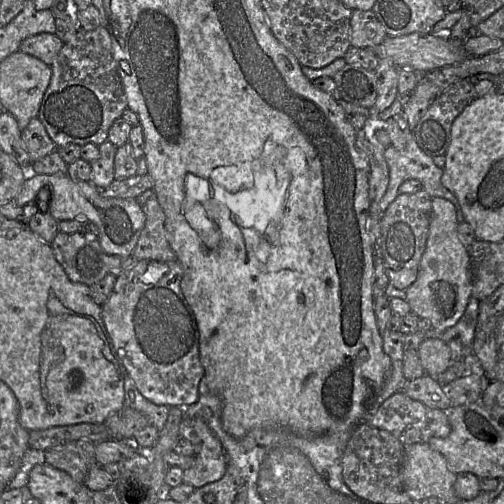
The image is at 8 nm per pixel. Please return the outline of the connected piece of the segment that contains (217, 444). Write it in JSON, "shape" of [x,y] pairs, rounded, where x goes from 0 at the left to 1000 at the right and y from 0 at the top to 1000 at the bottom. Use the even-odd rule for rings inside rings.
{"shape":[[[365,827],[355,845],[359,867],[377,875],[389,891],[385,903],[385,921],[363,938],[363,956],[381,962],[387,968],[433,954],[438,950],[450,929],[450,911],[438,875],[417,851],[399,827]]]}

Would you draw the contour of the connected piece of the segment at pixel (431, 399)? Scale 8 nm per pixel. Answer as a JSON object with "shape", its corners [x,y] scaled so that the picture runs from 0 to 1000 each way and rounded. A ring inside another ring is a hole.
{"shape":[[[847,742],[810,756],[796,776],[815,792],[833,796],[855,810],[887,817],[897,808],[883,768]]]}

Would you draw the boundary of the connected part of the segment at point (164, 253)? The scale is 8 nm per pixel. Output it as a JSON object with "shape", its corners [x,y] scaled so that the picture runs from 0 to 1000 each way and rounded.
{"shape":[[[308,387],[284,407],[288,446],[280,458],[264,510],[270,516],[349,518],[327,450],[327,425]]]}

